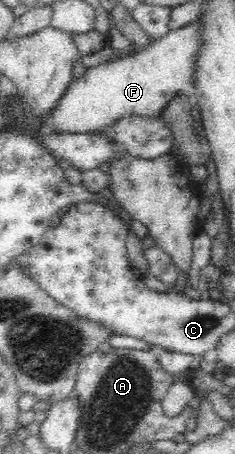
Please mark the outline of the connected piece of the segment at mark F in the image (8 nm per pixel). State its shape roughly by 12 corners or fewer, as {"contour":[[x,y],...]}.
{"contour":[[199,23],[88,68],[44,125],[105,131],[193,85]]}

